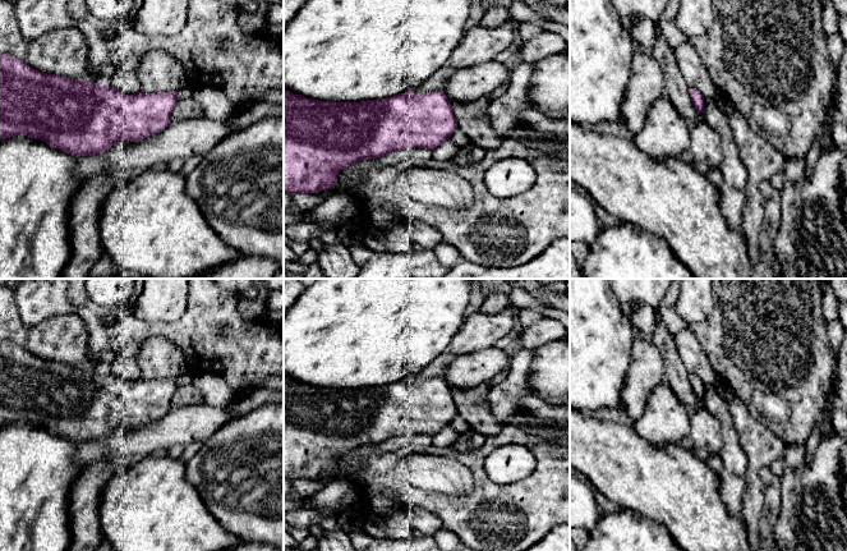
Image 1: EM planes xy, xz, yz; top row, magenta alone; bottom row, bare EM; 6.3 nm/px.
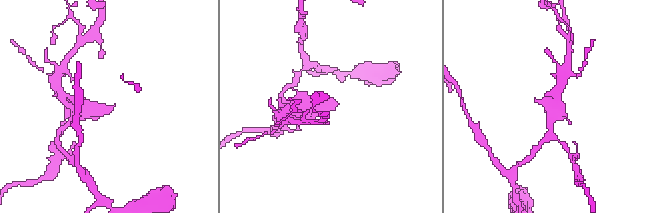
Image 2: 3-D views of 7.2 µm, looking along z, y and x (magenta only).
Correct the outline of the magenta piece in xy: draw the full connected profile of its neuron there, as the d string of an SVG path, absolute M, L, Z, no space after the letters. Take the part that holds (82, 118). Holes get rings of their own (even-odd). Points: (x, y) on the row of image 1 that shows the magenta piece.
M0 54L0 141L28 136L75 157L96 155L121 139L135 142L164 130L176 97L178 91L125 95L105 83L47 74Z

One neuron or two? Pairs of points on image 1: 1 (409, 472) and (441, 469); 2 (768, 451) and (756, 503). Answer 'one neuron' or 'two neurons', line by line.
1: one neuron
2: one neuron

